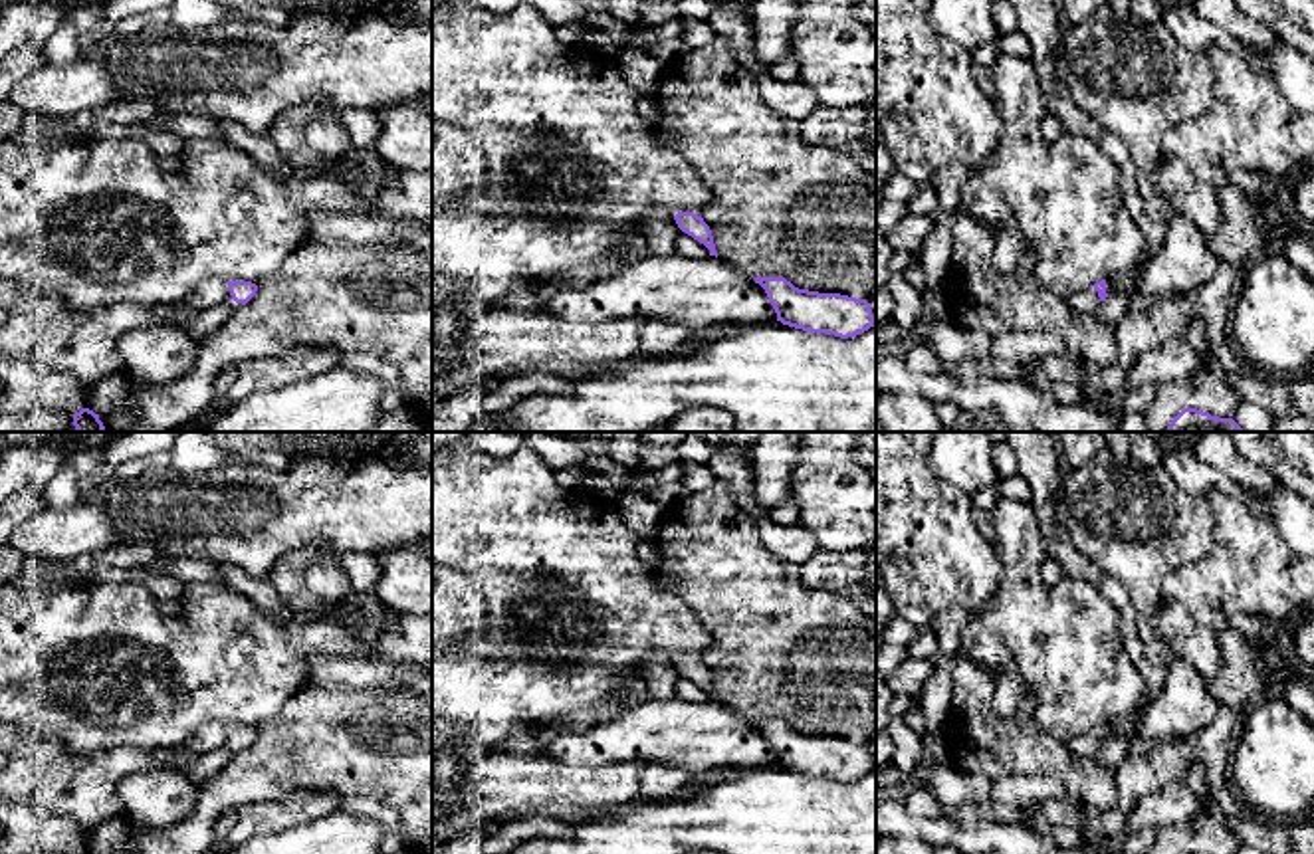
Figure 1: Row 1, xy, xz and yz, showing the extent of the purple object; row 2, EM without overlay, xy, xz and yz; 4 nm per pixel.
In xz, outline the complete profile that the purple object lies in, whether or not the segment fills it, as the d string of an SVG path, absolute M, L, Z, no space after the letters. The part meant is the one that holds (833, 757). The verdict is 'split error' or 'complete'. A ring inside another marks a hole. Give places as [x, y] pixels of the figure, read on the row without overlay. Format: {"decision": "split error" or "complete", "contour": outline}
{"decision": "complete", "contour": "M785 721L753 723L765 733L783 769L840 783L856 781L876 769L866 743L799 733Z"}

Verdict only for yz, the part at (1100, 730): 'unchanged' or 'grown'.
grown

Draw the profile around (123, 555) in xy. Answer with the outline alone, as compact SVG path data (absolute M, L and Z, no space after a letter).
M117 543L107 549L87 553L83 557L61 561L48 557L44 559L50 565L65 565L73 567L81 573L87 573L97 567L109 567L109 569L135 569L135 567L149 567L157 563L161 557L161 551L155 545L143 545L143 543Z

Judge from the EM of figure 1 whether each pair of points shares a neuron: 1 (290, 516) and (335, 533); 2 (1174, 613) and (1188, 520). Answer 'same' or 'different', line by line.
1: same
2: different

